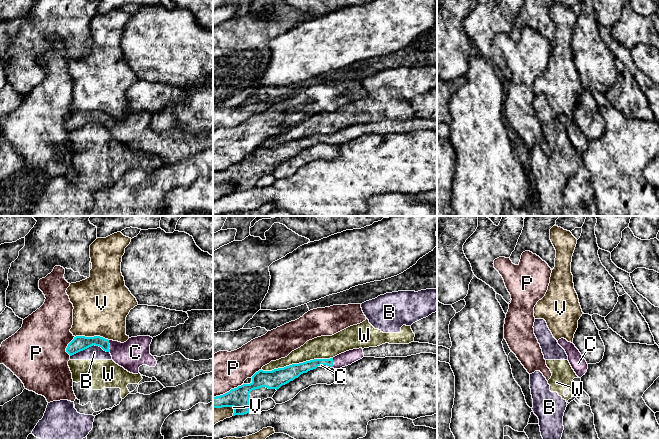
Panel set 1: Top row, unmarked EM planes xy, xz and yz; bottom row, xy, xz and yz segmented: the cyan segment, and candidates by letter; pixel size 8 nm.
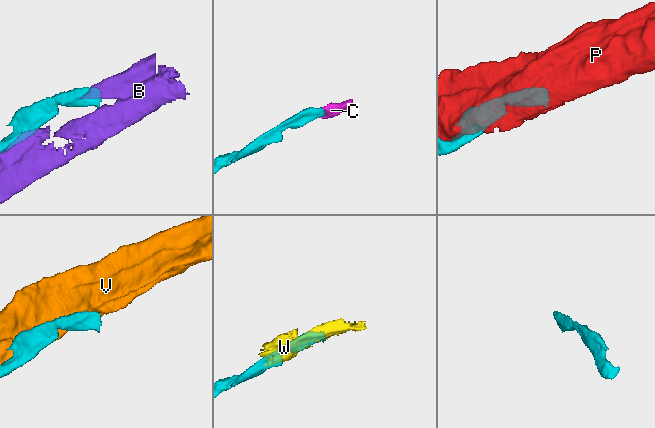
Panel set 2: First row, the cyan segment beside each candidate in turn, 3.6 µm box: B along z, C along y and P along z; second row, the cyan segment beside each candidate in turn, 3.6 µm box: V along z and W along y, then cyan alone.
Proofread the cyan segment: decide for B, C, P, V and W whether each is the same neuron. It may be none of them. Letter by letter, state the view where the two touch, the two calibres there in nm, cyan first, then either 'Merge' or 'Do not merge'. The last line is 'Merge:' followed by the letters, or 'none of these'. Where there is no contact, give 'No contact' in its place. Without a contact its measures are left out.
B: Touches cyan in xy. Thickness 120 nm (cyan) against 110 nm. Do not merge
C: Touches cyan in xy. Thickness 120 nm (cyan) against 240 nm. Merge
P: Touches cyan in xy. Thickness 120 nm (cyan) against 460 nm. Do not merge
V: Touches cyan in xy. Thickness 120 nm (cyan) against 440 nm. Do not merge
W: Touches cyan in xz. Thickness 150 nm (cyan) against 180 nm. Do not merge
Merge: C

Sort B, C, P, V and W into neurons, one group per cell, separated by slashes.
B W / C / P / V

